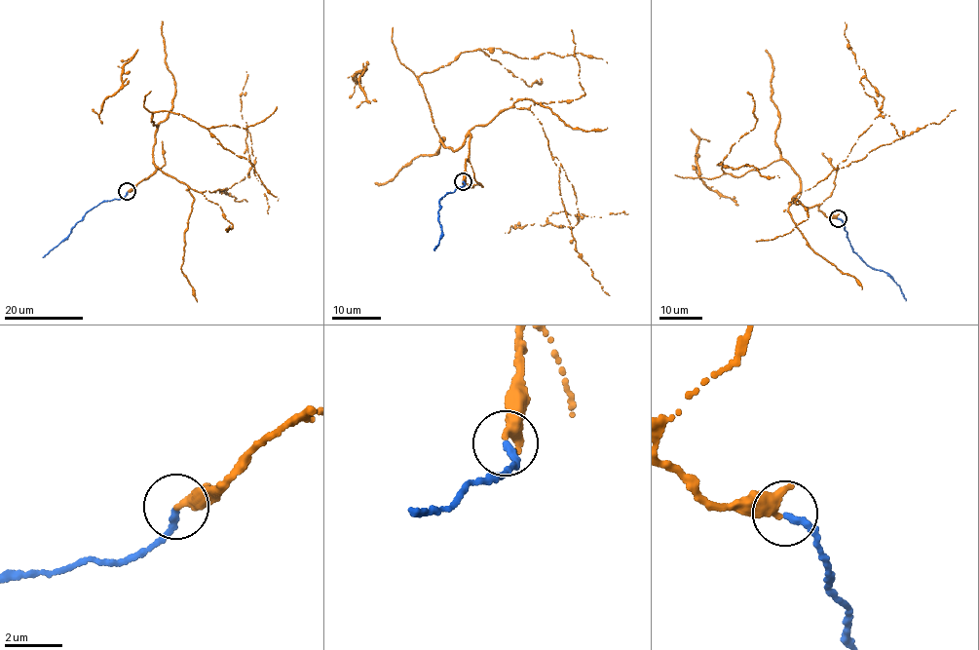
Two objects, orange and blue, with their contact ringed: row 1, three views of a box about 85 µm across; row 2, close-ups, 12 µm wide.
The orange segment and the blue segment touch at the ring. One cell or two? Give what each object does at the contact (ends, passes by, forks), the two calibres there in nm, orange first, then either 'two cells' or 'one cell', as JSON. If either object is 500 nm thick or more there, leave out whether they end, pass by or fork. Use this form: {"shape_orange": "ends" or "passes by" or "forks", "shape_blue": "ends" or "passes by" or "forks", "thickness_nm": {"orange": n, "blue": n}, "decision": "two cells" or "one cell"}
{"shape_orange": "passes by", "shape_blue": "ends", "thickness_nm": {"orange": 260, "blue": 260}, "decision": "one cell"}

